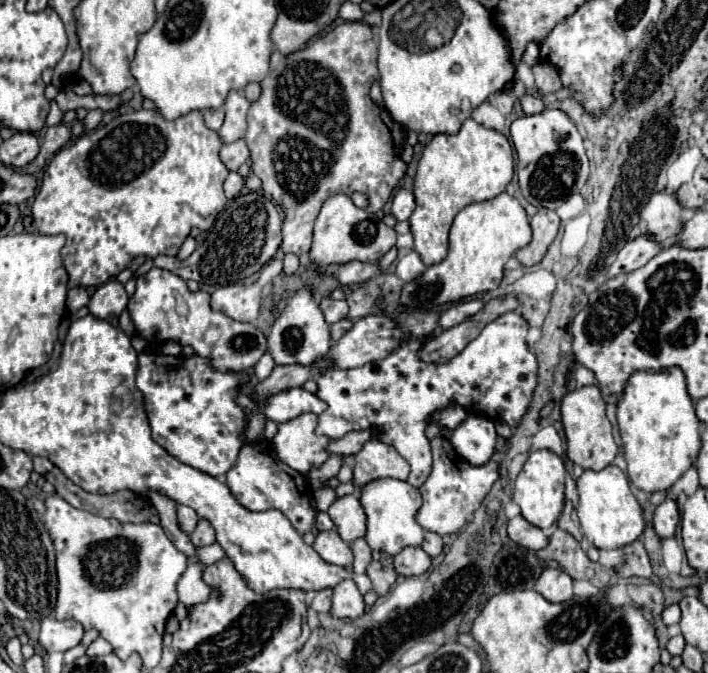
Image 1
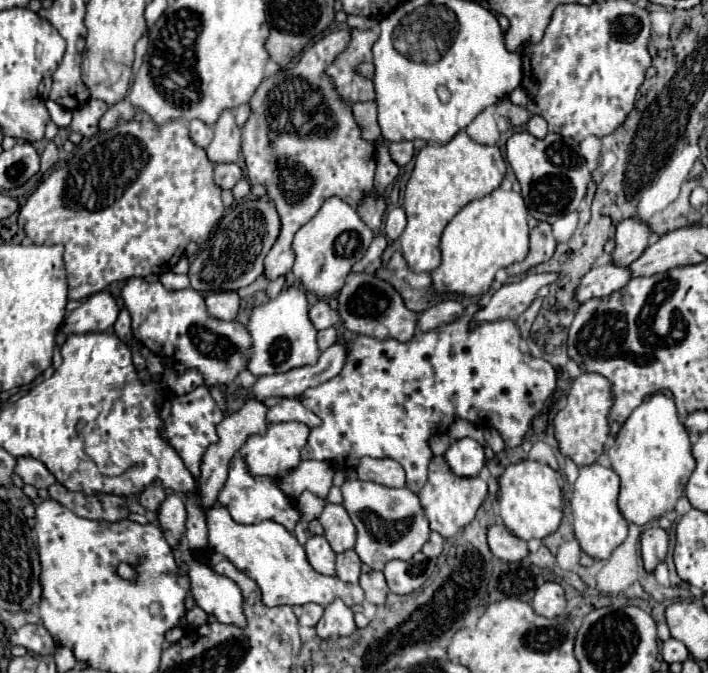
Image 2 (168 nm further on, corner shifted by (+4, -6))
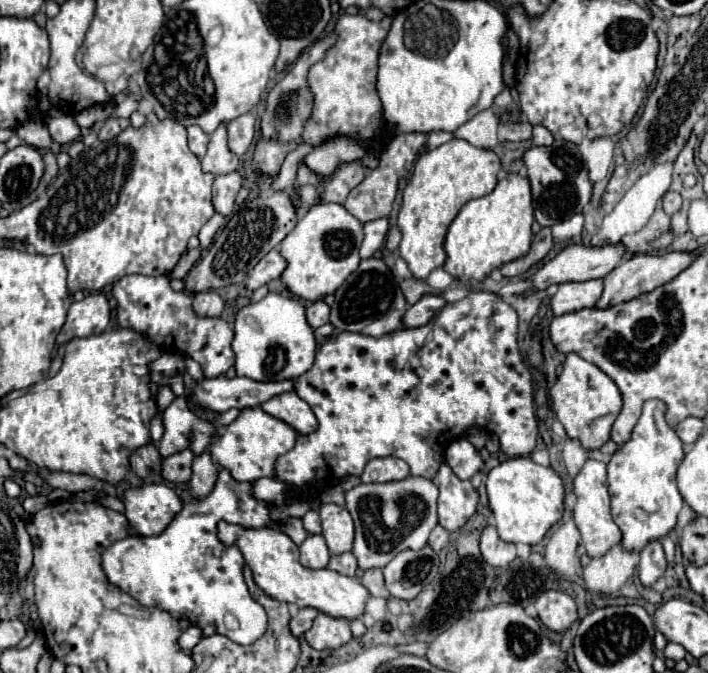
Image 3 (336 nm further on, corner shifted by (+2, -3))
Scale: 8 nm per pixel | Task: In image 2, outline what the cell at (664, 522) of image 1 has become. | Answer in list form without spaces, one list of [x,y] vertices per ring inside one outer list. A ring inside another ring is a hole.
[[[655,526],[653,530],[645,530],[641,534],[641,554],[643,554],[645,570],[651,572],[661,560],[665,560],[667,546],[669,546],[669,536],[659,526]]]

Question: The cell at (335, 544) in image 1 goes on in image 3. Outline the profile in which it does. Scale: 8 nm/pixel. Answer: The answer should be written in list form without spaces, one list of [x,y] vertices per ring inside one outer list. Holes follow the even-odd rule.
[[[307,535],[307,539],[299,545],[299,553],[299,561],[309,569],[325,569],[331,559],[321,535]]]

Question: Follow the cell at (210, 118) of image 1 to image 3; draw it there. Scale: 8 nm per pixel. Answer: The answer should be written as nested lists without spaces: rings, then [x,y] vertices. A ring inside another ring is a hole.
[[[191,125],[191,127],[187,129],[187,133],[189,133],[189,149],[191,149],[199,159],[203,159],[203,157],[205,157],[205,151],[207,151],[209,135],[203,133],[197,125]]]

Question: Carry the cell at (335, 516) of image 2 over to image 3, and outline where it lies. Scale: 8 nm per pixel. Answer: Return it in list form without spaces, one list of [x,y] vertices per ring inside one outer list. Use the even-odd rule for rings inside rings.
[[[321,505],[321,535],[327,541],[331,555],[343,555],[353,547],[353,519],[345,507]]]

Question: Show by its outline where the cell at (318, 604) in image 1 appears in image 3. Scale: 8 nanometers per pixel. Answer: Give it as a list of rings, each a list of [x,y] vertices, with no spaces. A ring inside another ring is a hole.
[[[299,609],[299,613],[289,621],[289,629],[295,637],[301,637],[307,629],[311,629],[313,625],[313,619],[317,617],[319,613],[315,609]]]

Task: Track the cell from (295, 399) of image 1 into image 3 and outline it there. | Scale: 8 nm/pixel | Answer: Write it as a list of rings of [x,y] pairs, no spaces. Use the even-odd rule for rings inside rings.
[[[295,391],[271,397],[269,401],[265,401],[261,405],[261,409],[267,411],[271,417],[285,421],[301,435],[313,433],[317,429],[317,419],[315,419],[311,407]]]

